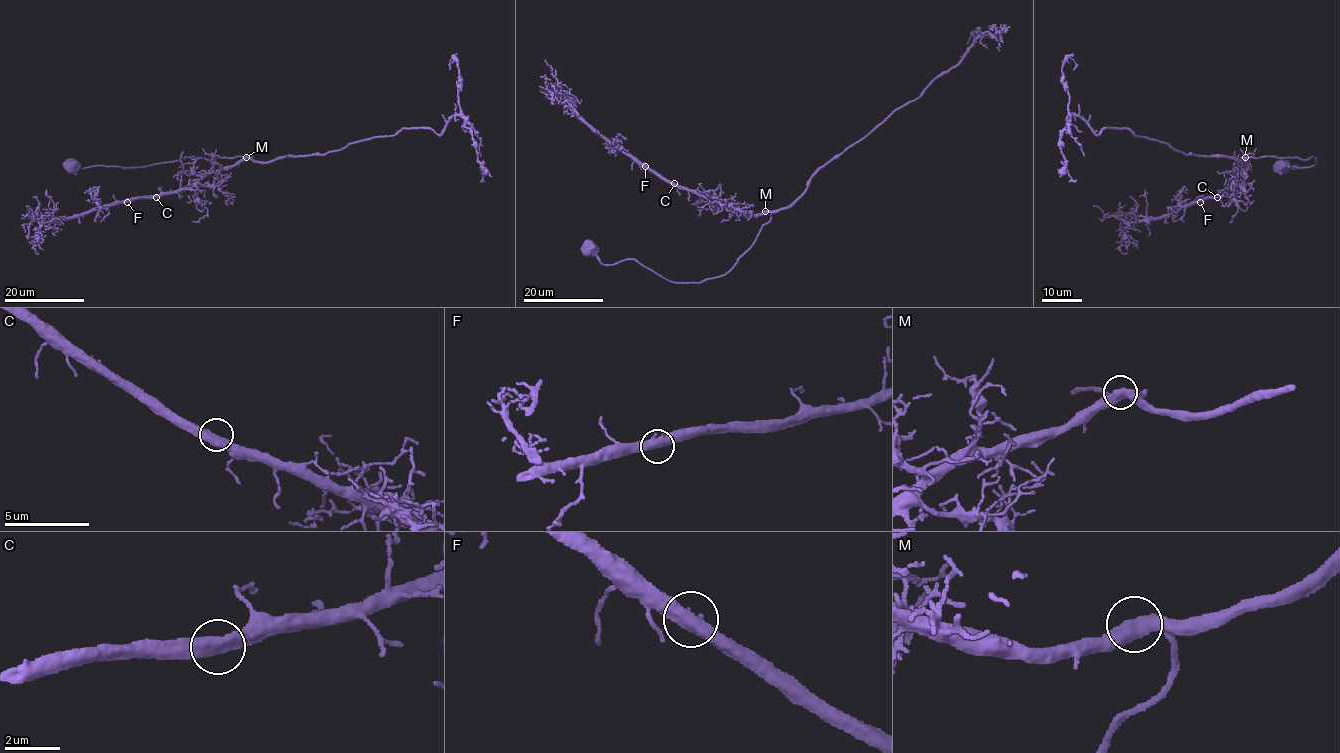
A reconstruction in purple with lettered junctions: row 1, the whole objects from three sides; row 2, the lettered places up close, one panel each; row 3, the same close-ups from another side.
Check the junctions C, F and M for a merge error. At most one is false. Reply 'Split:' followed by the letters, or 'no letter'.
Split: no letter

